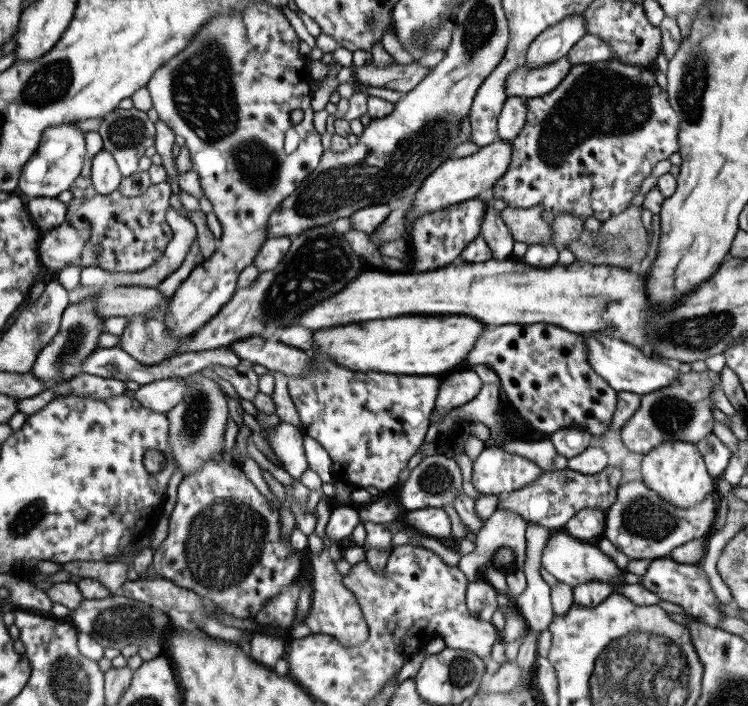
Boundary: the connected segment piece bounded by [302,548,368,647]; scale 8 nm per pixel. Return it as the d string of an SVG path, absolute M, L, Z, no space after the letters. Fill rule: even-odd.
M325 548L319 550L319 552L306 553L311 563L310 587L312 593L309 610L304 616L302 624L307 626L311 633L335 637L345 647L359 645L367 638L368 629L357 604L357 598L343 586L342 576L335 570L334 562L329 558L328 551Z

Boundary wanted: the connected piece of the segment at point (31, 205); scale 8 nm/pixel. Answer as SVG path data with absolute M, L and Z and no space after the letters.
M57 197L25 199L25 207L38 231L51 230L65 220L66 204Z

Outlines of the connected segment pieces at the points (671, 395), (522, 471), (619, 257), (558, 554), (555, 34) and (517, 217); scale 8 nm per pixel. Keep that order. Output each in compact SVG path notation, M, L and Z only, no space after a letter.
M705 370L701 372L677 372L677 378L655 392L640 397L640 405L633 415L621 425L619 436L621 442L630 452L645 454L653 447L665 441L695 442L711 433L713 427L712 409L714 404L710 401L710 392L714 385L718 385L717 373Z
M499 447L483 448L472 462L471 483L478 494L502 496L533 483L542 472L539 466L522 456L503 451Z
M629 204L619 214L611 215L609 219L601 222L595 235L582 229L577 238L567 243L564 248L567 248L577 261L592 265L611 265L622 269L627 266L635 267L649 250L649 230L645 230L640 219L642 210L642 205Z
M564 530L548 532L545 545L540 555L540 566L545 568L557 581L574 587L587 581L601 581L609 590L623 583L624 571L614 566L614 563L600 552L594 542L583 542L573 538Z
M583 14L569 16L543 30L528 45L522 61L524 68L540 68L566 55L586 34L584 22Z
M505 207L500 210L499 217L503 219L505 227L511 231L513 240L524 242L526 245L551 243L551 236L553 236L551 224L541 219L538 208Z

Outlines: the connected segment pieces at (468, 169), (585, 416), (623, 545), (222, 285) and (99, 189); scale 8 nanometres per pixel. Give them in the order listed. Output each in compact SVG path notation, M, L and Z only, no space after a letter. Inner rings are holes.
M495 140L488 146L479 148L475 154L465 157L448 158L442 162L431 174L425 177L421 186L415 190L411 200L411 210L405 218L405 237L411 229L411 221L427 212L435 211L467 199L475 199L480 194L487 194L495 180L507 172L511 162L512 147L510 142Z
M542 322L487 326L467 352L464 366L471 368L477 364L487 364L495 372L505 403L530 430L550 435L559 429L577 428L589 432L594 441L600 439L611 424L616 392L591 369L587 361L585 337L581 333L572 333L560 326Z
M631 480L617 488L614 501L604 512L604 530L601 536L629 560L665 558L673 548L712 532L720 499L720 494L714 488L696 506L679 508L663 501L641 480Z
M257 2L257 20L255 20L255 24L243 22L240 13L215 14L212 18L204 22L200 30L196 31L196 34L189 40L185 48L181 50L181 53L177 53L174 58L169 58L164 64L161 64L145 84L145 87L148 88L151 104L153 110L157 113L158 120L165 123L167 128L173 132L173 135L179 135L185 141L184 146L188 149L192 164L191 170L197 175L201 192L209 200L211 213L219 220L221 230L223 230L217 241L216 249L208 259L204 259L199 265L191 269L189 276L179 284L171 295L171 299L169 299L169 303L165 307L165 314L159 316L165 322L165 328L169 332L169 338L171 336L173 338L185 338L185 336L193 334L193 332L196 332L204 325L232 297L236 289L239 272L253 262L257 250L265 242L265 234L267 234L265 230L267 230L267 218L269 218L269 214L279 206L281 200L287 198L297 188L297 185L317 166L321 158L323 148L320 146L320 135L314 130L314 126L312 125L313 110L311 110L311 106L309 105L315 82L309 76L305 60L306 57L299 54L299 42L300 40L297 38L297 34L295 34L287 18L283 16L278 8L270 6L267 2ZM295 108L300 108L303 111L303 117L297 124L293 124L289 119L289 112L295 110ZM291 128L293 128L299 137L299 145L293 153L285 154L283 138L285 132L291 130Z
M102 149L93 155L90 164L90 181L95 192L107 195L115 191L122 177L109 152Z

